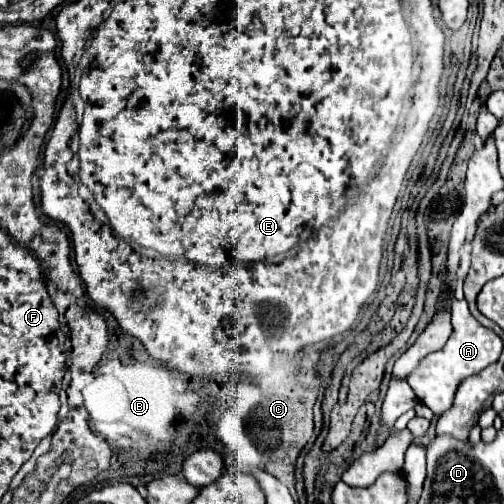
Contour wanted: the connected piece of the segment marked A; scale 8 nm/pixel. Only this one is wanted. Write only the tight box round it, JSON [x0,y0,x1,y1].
[408,301,502,415]

